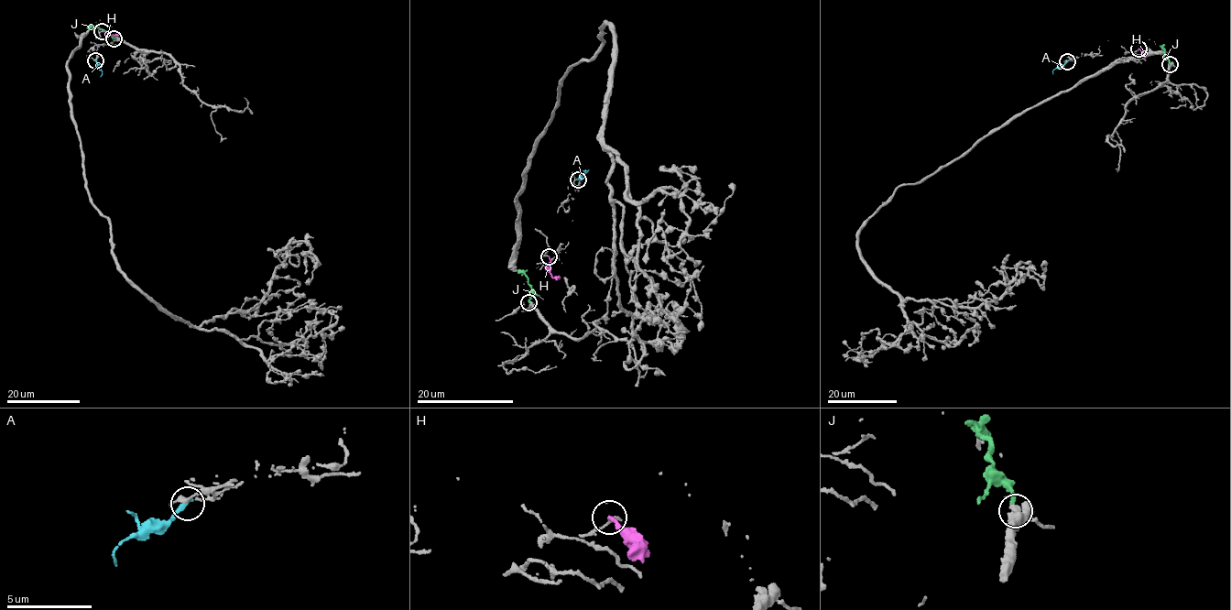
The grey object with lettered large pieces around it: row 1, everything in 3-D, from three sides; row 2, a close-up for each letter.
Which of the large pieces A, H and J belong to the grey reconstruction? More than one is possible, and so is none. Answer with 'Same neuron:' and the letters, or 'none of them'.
Same neuron: none of them

